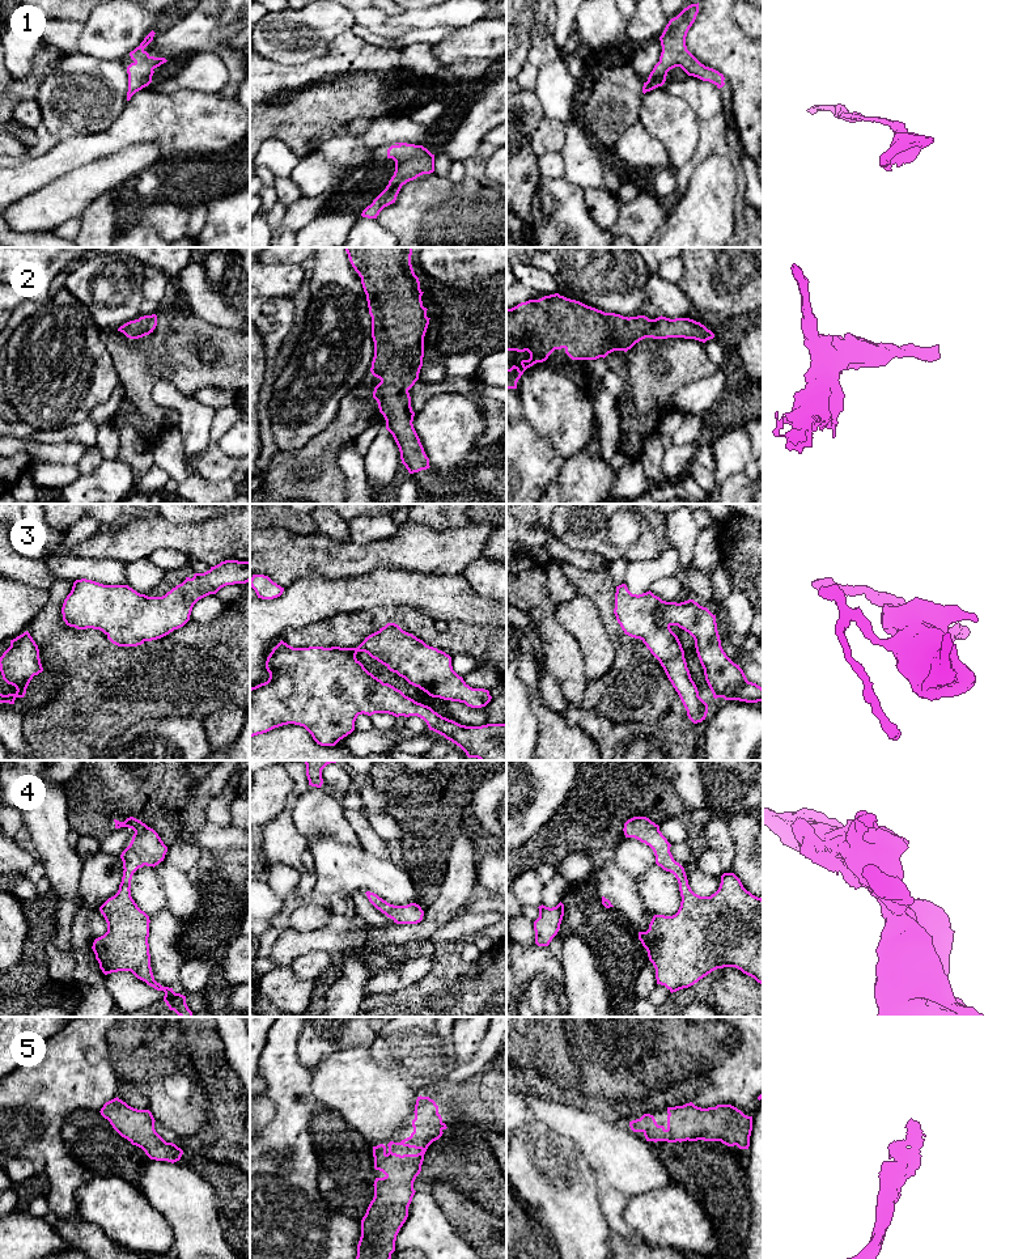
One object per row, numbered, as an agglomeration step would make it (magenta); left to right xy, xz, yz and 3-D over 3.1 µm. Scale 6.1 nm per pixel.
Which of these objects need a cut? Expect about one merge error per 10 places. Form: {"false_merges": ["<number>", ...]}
{"false_merges": []}

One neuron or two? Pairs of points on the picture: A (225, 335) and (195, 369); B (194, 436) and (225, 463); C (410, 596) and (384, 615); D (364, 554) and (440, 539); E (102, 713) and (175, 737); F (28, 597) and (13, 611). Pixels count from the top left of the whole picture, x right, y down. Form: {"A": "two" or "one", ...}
{"A": "one", "B": "two", "C": "two", "D": "one", "E": "two", "F": "one"}

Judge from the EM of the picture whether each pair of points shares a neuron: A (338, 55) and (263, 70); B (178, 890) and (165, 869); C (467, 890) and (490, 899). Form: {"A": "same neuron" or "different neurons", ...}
{"A": "same neuron", "B": "same neuron", "C": "different neurons"}

